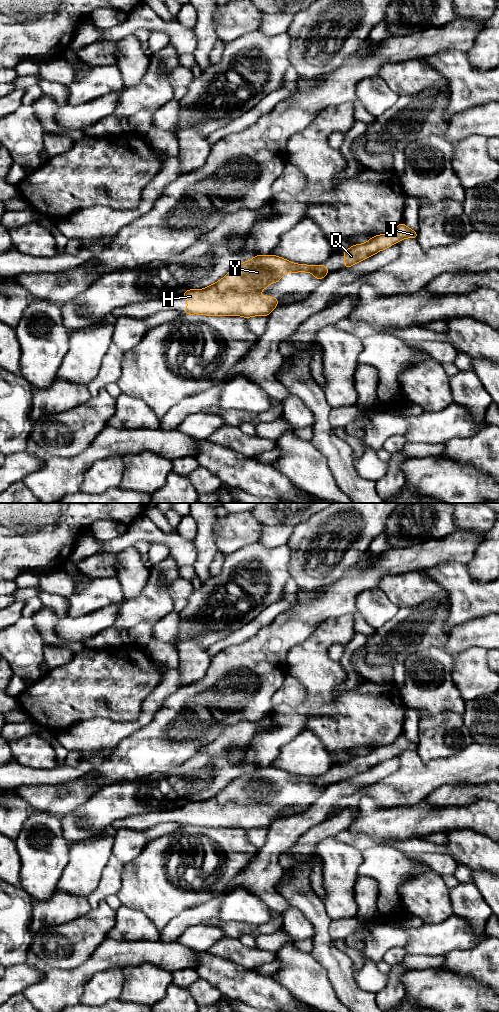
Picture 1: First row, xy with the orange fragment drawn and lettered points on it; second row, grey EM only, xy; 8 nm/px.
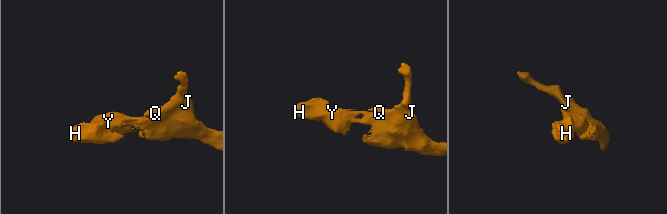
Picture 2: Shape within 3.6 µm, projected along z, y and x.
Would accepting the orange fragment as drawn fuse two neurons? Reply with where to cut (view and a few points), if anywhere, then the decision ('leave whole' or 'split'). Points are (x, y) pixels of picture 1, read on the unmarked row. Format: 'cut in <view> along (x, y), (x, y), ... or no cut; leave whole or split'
no cut; leave whole

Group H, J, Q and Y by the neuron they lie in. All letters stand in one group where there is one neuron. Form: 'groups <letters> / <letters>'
groups H J Q Y

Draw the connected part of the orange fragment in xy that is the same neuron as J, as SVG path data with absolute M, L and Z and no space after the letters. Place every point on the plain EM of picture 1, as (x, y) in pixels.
M401 734L393 743L371 749L366 755L355 756L343 763L344 780L351 779L361 774L379 763L391 759L406 750L417 751L418 744L411 742Z

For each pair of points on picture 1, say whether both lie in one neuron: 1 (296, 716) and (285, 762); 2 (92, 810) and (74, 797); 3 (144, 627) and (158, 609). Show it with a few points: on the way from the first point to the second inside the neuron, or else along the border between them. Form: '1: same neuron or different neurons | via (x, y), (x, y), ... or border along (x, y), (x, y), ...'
1: different neurons | border along (305, 729), (286, 743), (274, 759)
2: different neurons | border along (100, 788), (77, 811), (63, 815)
3: different neurons | border along (154, 621), (141, 620), (128, 631)

